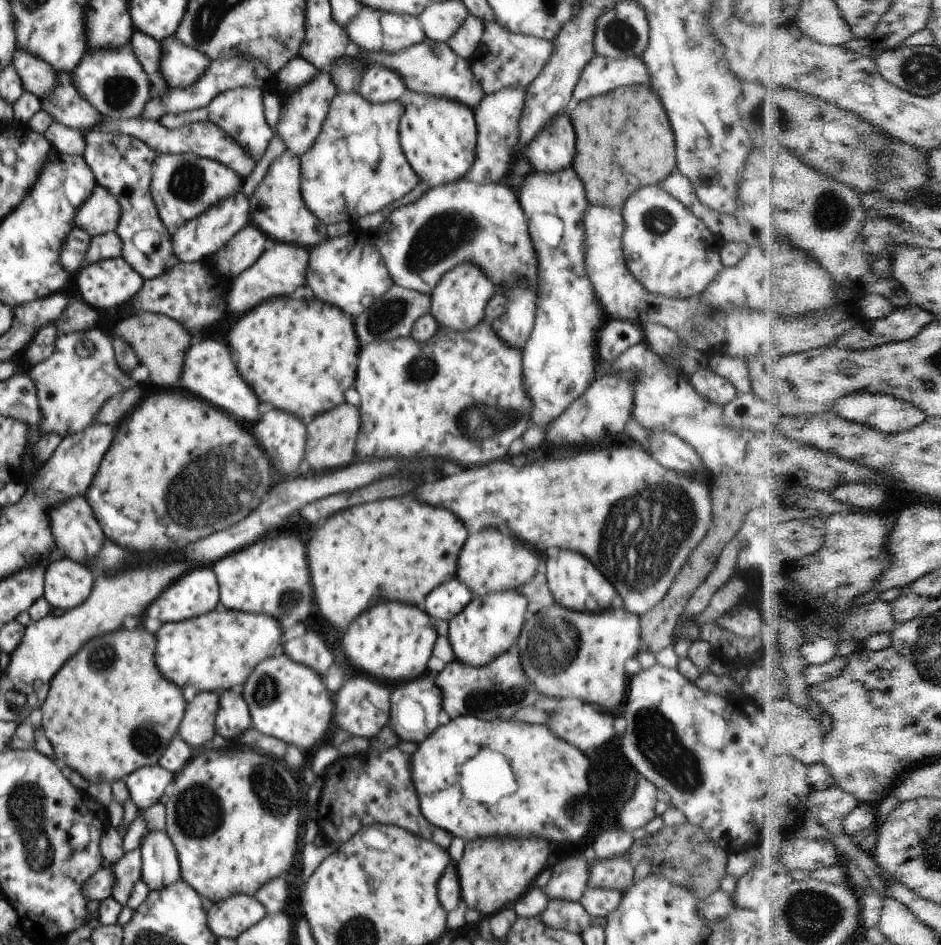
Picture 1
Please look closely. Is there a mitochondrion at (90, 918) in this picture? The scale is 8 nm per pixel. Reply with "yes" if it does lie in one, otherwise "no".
no

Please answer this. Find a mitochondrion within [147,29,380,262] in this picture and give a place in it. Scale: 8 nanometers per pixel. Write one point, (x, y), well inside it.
(187, 183)

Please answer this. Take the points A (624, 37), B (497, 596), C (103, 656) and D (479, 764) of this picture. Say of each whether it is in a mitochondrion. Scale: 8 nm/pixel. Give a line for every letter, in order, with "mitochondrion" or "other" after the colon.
A: mitochondrion
B: other
C: mitochondrion
D: other

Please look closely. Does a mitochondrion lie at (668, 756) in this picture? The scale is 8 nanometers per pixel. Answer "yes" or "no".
yes

